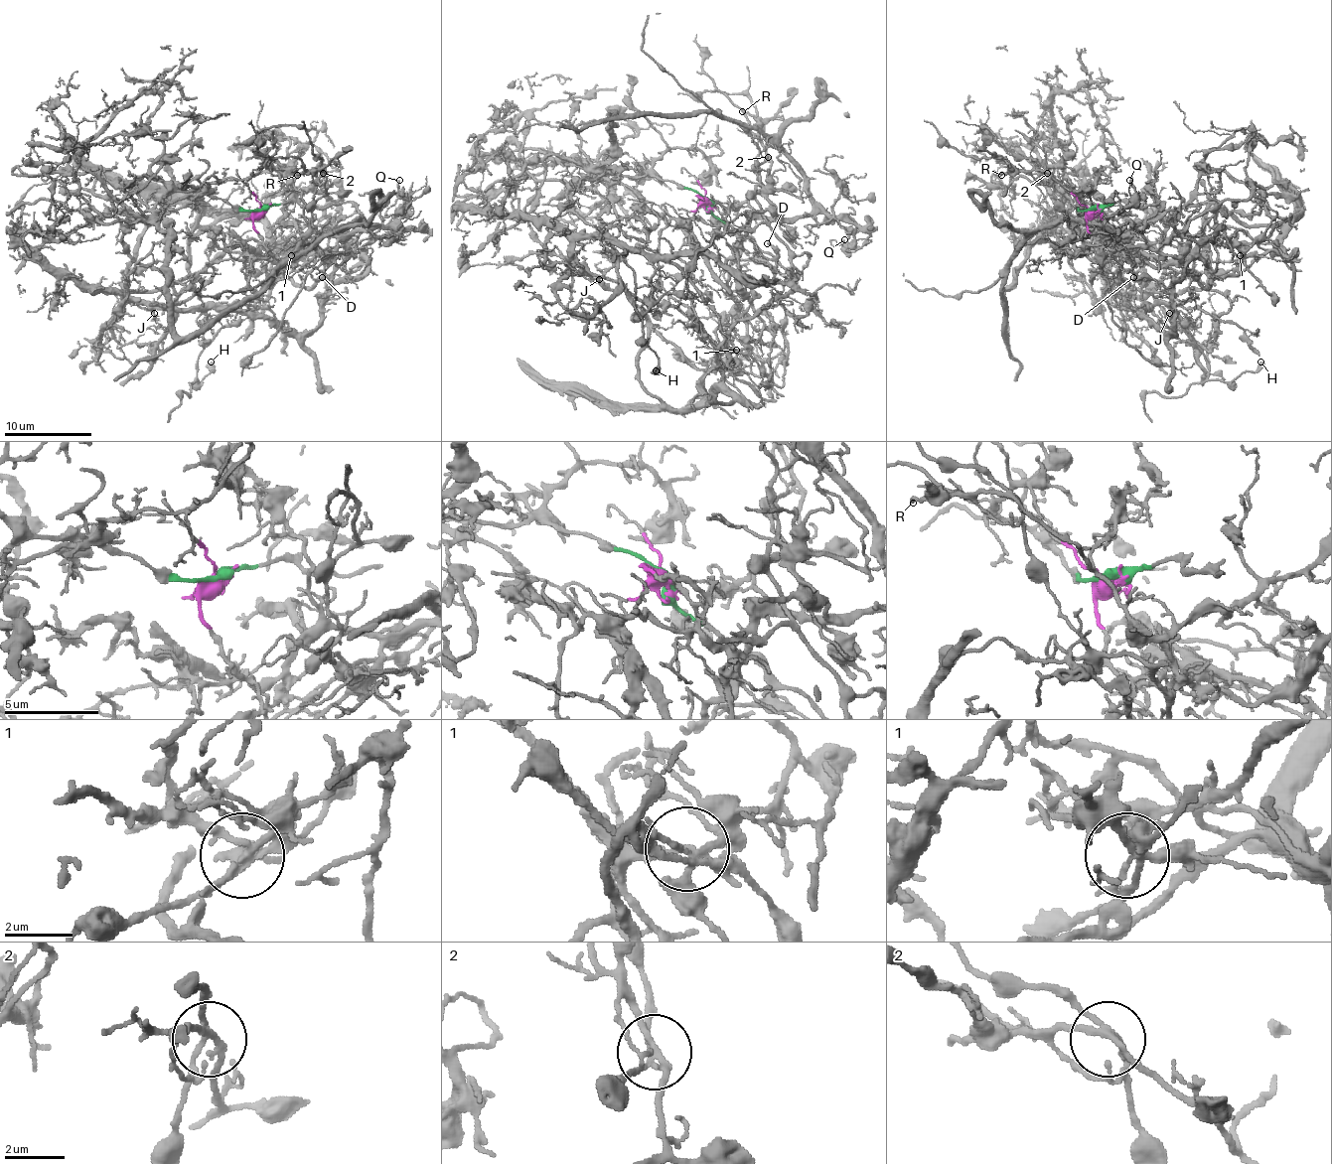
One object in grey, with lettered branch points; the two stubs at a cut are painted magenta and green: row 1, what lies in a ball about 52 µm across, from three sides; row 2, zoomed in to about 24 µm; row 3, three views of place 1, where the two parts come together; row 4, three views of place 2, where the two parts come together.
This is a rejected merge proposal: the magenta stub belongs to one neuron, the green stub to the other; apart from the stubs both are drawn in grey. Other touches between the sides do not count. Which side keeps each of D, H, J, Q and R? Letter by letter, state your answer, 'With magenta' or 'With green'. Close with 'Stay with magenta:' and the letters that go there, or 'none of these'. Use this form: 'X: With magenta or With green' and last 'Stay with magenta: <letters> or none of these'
D: With green
H: With green
J: With green
Q: With magenta
R: With magenta
Stay with magenta: Q, R

